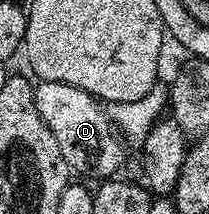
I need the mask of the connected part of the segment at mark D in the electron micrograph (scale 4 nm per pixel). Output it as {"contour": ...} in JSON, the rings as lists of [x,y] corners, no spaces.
{"contour":[[[38,81],[34,85],[34,102],[36,111],[40,111],[40,119],[44,119],[56,143],[60,143],[60,151],[71,171],[97,179],[110,179],[117,174],[114,172],[126,161],[127,146],[98,98],[68,83]]]}

